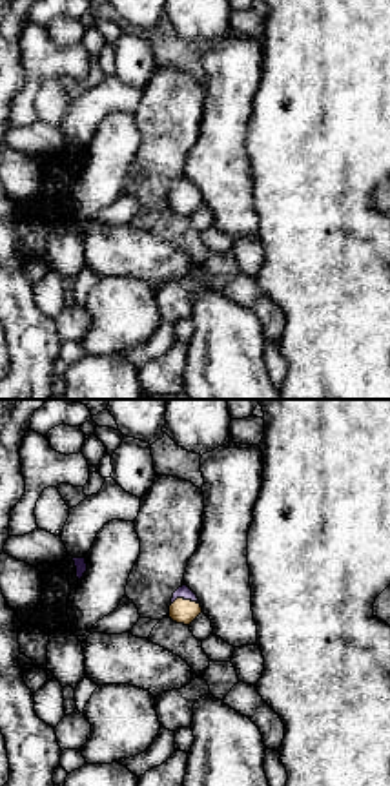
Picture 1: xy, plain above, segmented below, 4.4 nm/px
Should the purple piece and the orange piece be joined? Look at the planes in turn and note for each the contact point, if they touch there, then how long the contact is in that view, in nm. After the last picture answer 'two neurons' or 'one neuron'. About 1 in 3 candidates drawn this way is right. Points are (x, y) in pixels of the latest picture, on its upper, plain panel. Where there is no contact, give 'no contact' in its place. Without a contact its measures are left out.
(184, 190) | 130 nm

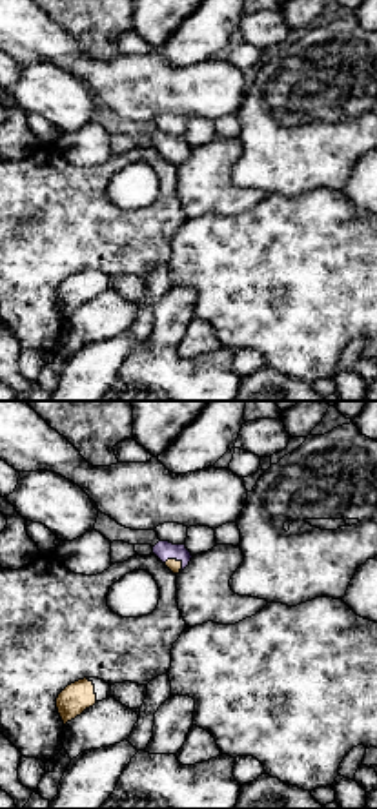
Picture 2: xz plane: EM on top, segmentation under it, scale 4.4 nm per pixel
(175, 150) | 90 nm

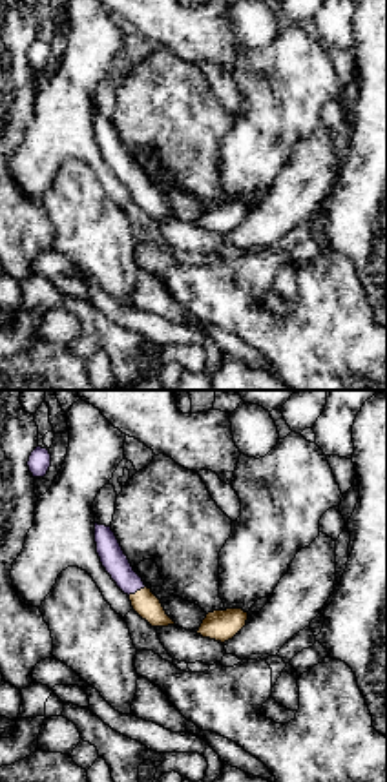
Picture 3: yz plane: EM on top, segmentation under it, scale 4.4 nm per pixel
(135, 183) | 90 nm

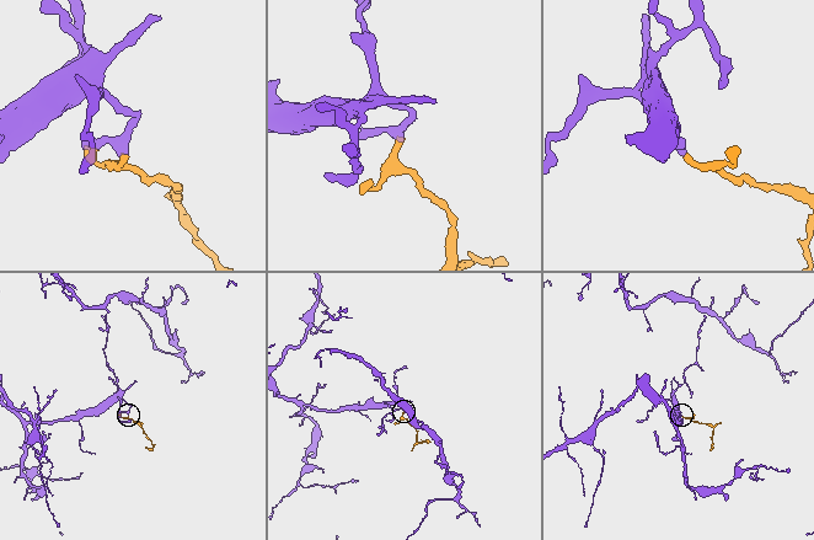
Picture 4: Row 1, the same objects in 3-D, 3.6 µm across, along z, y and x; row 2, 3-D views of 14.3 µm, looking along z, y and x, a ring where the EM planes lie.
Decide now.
one neuron

